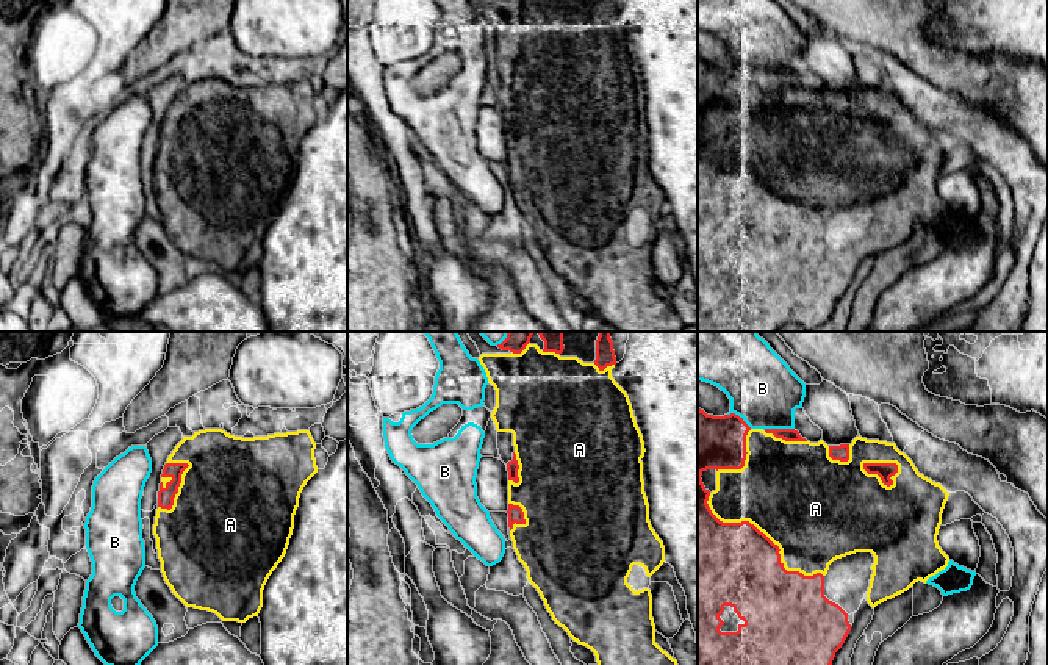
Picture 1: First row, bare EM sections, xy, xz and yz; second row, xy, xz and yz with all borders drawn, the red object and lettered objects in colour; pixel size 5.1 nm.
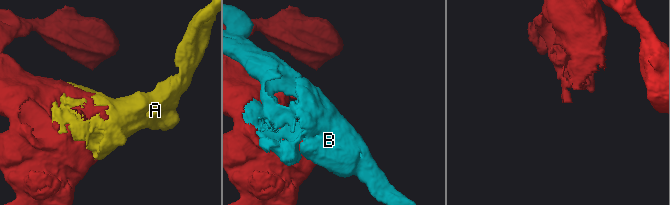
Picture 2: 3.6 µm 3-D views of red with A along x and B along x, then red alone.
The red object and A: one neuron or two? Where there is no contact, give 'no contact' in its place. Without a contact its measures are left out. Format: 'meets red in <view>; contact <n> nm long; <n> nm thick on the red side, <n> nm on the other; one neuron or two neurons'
meets red in yz; contact 750 nm long; 440 nm thick on the red side, 500 nm on the other; one neuron

